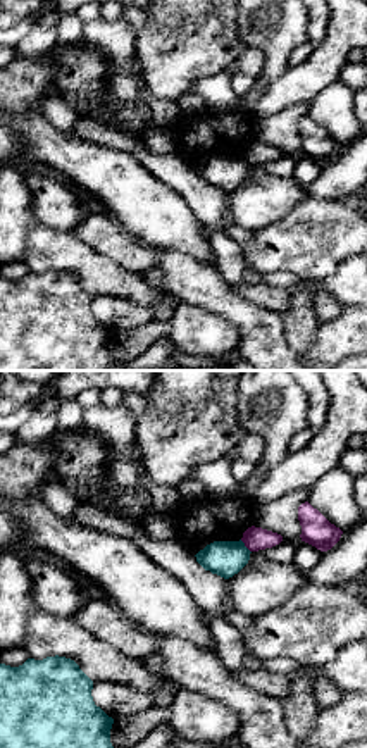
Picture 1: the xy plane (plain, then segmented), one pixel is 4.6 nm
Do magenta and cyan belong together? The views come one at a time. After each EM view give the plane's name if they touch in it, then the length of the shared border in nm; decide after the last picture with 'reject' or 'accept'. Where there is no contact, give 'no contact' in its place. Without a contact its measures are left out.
xy | 80 nm

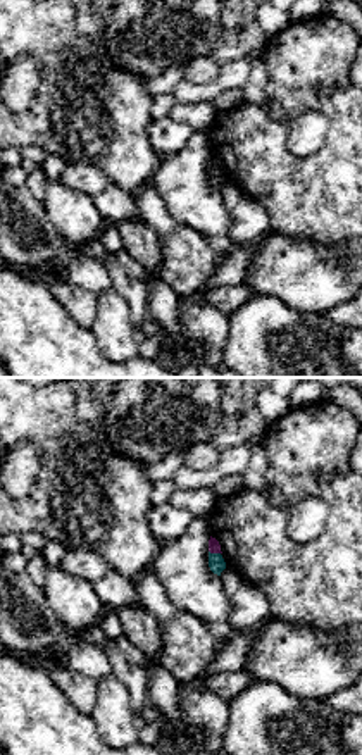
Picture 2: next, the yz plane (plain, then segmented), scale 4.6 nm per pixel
yz | 60 nm

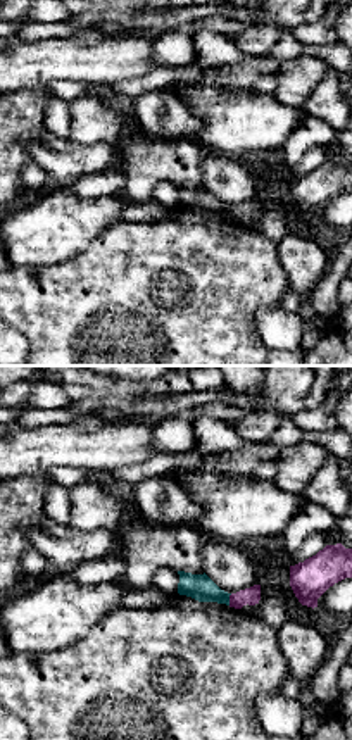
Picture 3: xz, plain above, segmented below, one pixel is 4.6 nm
xz | 60 nm

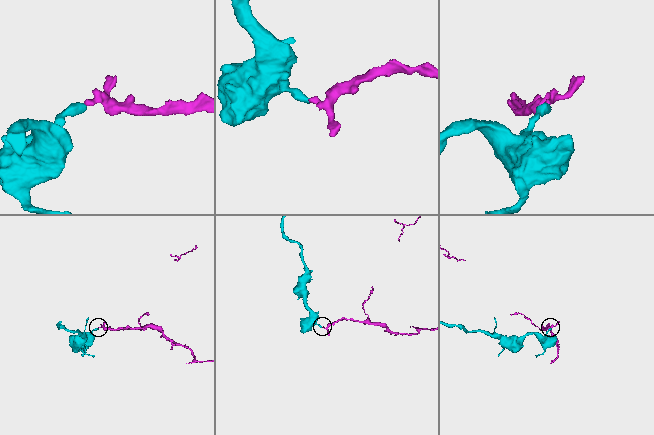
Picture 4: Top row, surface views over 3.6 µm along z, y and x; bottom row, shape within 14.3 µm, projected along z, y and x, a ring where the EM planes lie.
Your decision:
reject

